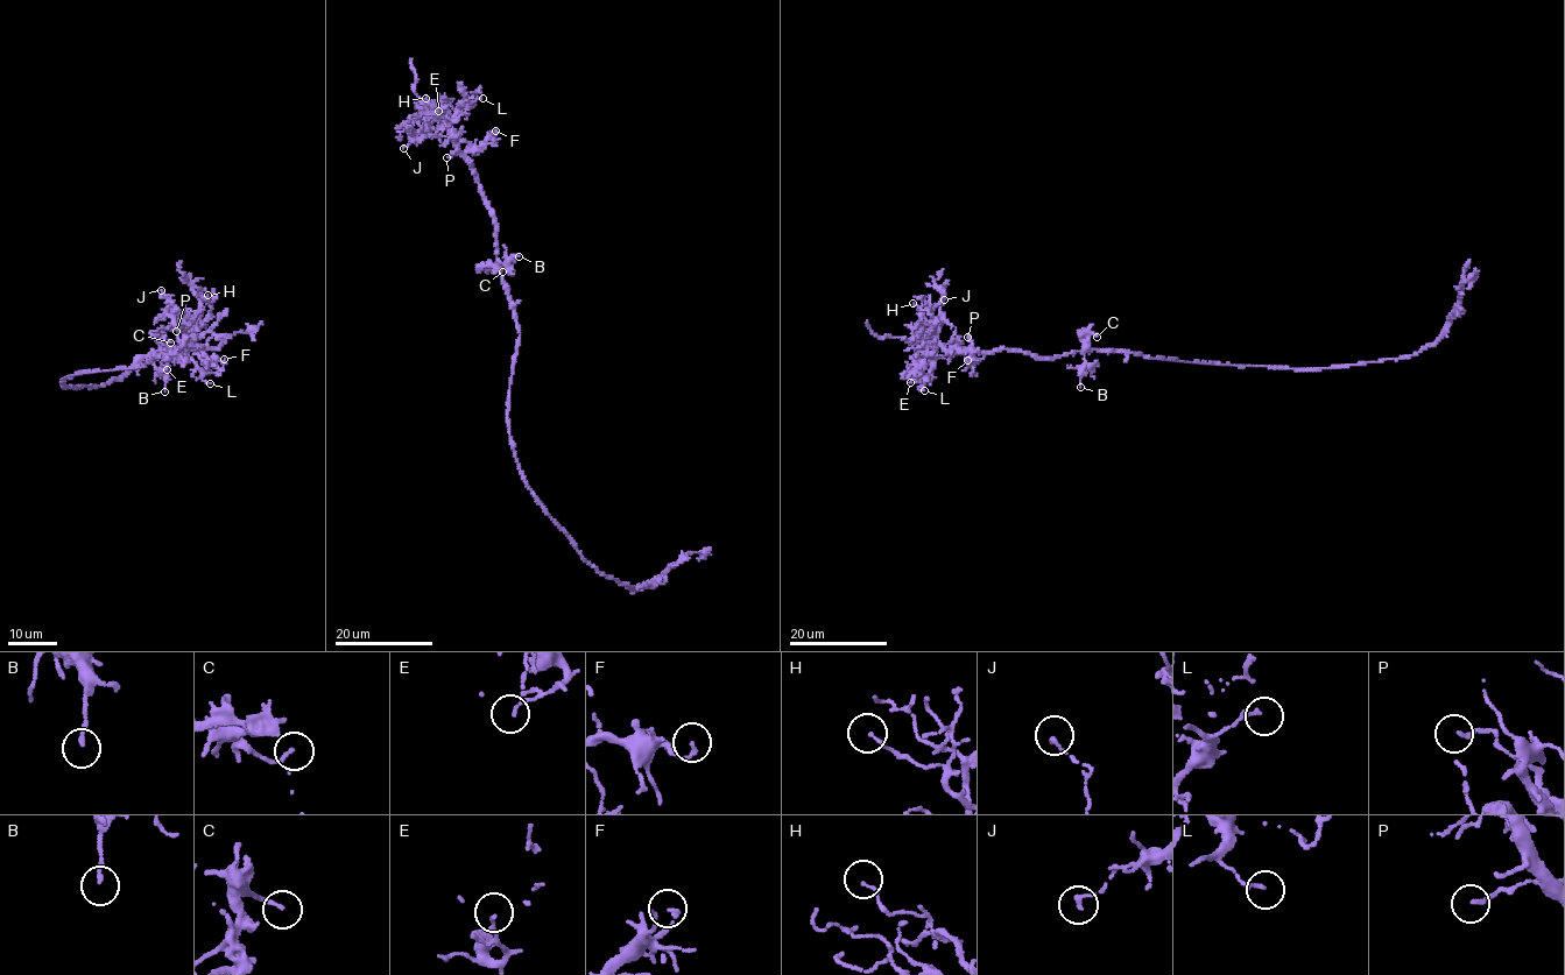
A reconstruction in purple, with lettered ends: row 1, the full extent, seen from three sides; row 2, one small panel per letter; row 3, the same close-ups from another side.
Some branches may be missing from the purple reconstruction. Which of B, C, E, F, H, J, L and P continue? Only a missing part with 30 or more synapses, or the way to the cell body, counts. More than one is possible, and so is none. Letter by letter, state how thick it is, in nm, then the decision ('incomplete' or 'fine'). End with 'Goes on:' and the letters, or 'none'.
B: calibre 180 nm; fine
C: calibre 140 nm; fine
E: calibre 120 nm; fine
F: calibre 140 nm; fine
H: calibre 110 nm; fine
J: calibre 170 nm; fine
L: calibre 140 nm; fine
P: calibre 140 nm; fine
Goes on: none

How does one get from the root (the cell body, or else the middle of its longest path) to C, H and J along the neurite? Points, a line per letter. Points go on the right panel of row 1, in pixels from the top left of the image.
C: (1214, 364), (1092, 350), (1087, 337), (1097, 337)
H: (1214, 364), (1101, 350), (1050, 358), (1012, 350), (952, 352), (937, 341), (936, 320), (928, 310), (913, 303)
J: (1214, 364), (1101, 350), (1083, 350), (1050, 358), (1012, 350), (952, 352), (924, 340), (937, 330), (944, 299)

